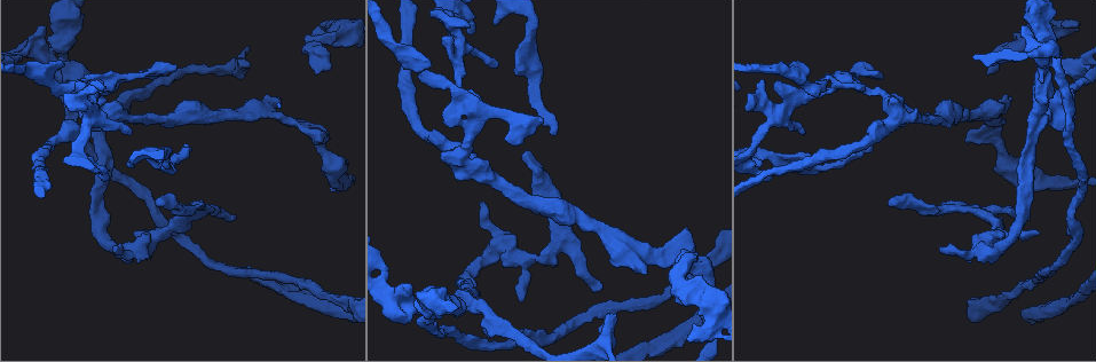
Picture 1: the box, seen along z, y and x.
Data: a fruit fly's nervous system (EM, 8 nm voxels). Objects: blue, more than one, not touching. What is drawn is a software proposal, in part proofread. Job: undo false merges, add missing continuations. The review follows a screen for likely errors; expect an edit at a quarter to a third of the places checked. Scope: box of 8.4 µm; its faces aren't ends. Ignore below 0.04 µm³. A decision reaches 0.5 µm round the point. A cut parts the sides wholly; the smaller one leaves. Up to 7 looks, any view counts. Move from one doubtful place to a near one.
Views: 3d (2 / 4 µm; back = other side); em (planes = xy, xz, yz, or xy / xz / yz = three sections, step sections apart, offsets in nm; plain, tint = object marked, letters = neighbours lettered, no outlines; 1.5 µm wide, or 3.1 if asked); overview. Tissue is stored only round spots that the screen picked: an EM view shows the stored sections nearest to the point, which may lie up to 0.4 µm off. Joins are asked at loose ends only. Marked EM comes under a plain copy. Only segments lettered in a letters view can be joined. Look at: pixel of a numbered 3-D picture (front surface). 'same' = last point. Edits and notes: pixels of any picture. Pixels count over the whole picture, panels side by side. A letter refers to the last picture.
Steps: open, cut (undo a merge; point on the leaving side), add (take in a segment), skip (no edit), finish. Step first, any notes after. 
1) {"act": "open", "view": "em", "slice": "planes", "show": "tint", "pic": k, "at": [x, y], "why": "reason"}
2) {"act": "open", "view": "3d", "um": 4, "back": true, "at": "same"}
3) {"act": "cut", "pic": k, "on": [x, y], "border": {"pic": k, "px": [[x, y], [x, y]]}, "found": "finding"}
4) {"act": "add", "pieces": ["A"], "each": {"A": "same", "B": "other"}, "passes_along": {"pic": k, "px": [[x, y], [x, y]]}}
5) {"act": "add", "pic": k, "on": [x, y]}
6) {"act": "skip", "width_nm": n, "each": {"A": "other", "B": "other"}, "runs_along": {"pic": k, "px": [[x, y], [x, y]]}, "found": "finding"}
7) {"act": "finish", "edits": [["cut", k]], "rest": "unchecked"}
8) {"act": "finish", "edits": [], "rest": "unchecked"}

{"act": "open", "view": "em", "slice": "yz", "step": 4, "show": "letters", "pic": 1, "at": [603, 287], "why": "an open end"}

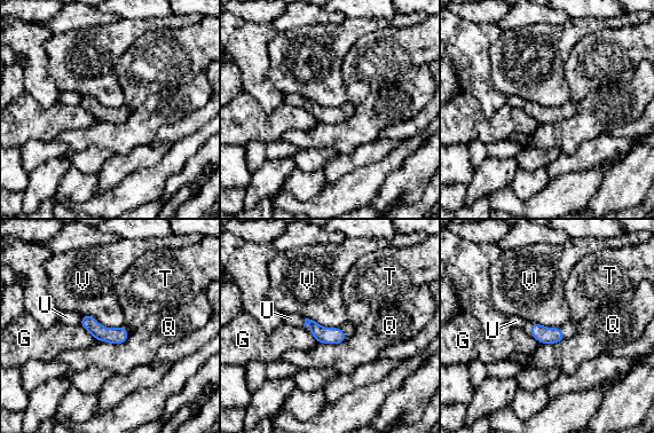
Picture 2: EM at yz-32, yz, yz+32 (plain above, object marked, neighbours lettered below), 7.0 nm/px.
{"act": "open", "view": "em", "slice": "planes", "show": "letters", "at": "same"}

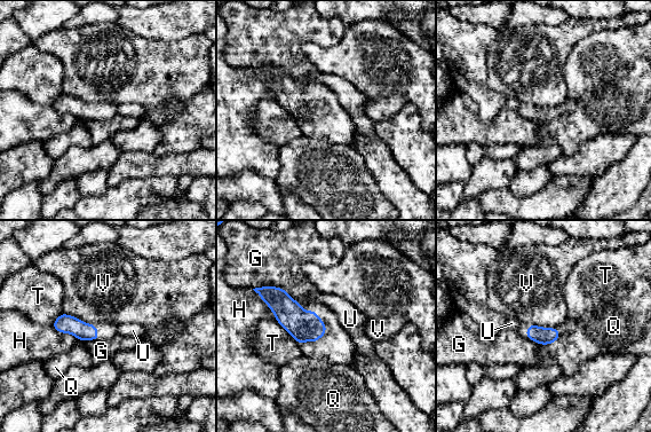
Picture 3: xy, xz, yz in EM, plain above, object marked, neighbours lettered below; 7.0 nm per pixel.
{"act": "skip", "width_nm": 100, "each": {"G": "other", "H": "other", "Q": "other", "T": "other", "U": "other", "V": "other"}, "border": {"pic": 3, "px": [[261, 285], [280, 287], [302, 304]]}, "found": "no lettered segment goes on from it"}

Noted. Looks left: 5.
{"act": "open", "view": "3d", "um": 2, "pic": 1, "at": [1062, 130], "why": "branch stops here"}

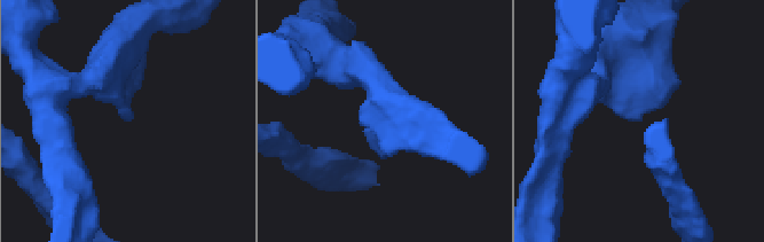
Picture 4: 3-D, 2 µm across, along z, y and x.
{"act": "open", "view": "em", "slice": "planes", "show": "letters", "pic": 4, "at": [635, 118]}

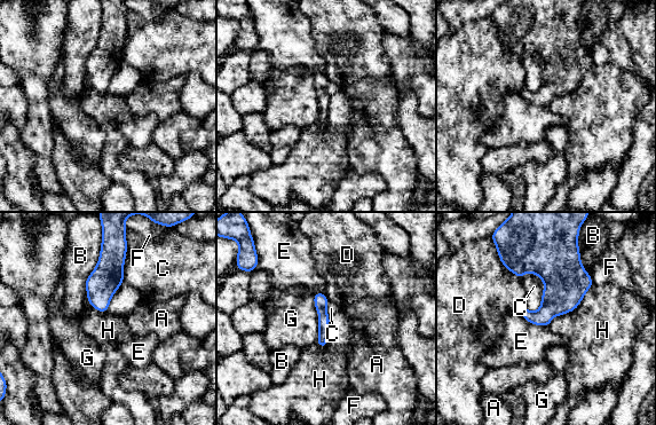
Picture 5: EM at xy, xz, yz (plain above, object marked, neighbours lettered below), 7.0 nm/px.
{"act": "skip", "longest_contact_nm": ["H", 440], "each": {"A": "other", "B": "other", "C": "other", "D": "other", "E": "other", "F": "other", "G": "other", "H": "other"}, "runs_along": {"pic": 5, "px": [[317, 294], [322, 312], [321, 344]]}, "found": "no lettered segment goes on from it"}

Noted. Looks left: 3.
{"act": "open", "view": "3d", "um": 4, "pic": 1, "at": [63, 59], "why": "looks like a crossing"}

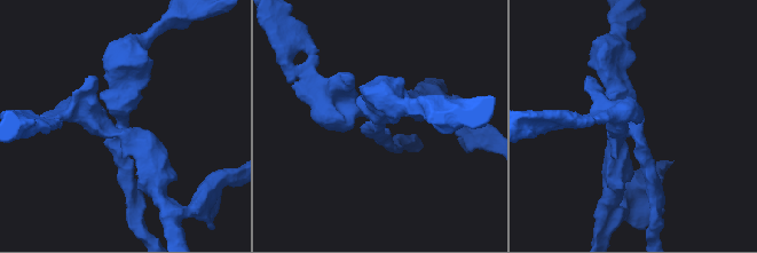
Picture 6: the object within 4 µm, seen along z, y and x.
{"act": "open", "view": "em", "slice": "yz", "step": 4, "show": "tint", "pic": 6, "at": [121, 129], "why": "shape alone is not enough"}

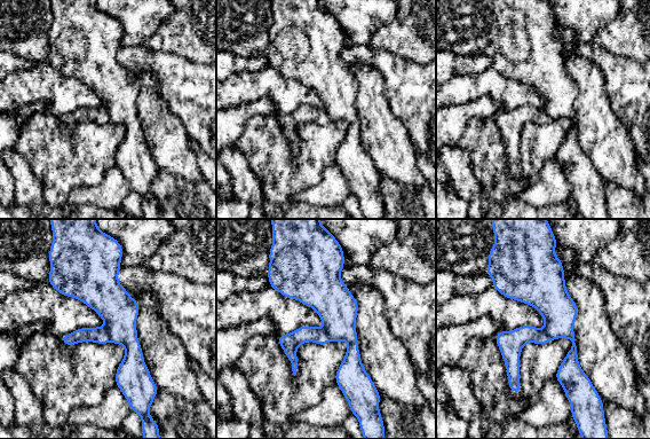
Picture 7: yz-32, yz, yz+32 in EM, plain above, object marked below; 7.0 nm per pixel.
{"act": "open", "view": "em", "slice": "planes", "show": "letters", "at": "same"}

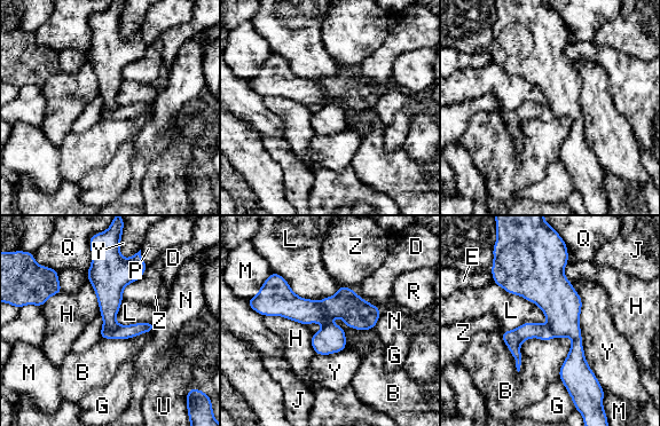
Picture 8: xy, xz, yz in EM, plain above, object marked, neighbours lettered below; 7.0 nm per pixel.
{"act": "cut", "pic": 8, "on": [109, 294], "width_nm": 160, "each": {"B": "other", "D": "other", "E": "other", "G": "other", "H": "other", "J": "other", "L": "other", "M": "other", "N": "other", "P": "other", "Q": "other", "R": "other", "U": "other", "Y": "other", "Z": "other"}, "border": {"pic": 8, "px": [[119, 325], [112, 330], [102, 328]]}, "found": "two cells meet here"}

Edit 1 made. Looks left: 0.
{"act": "finish", "edits": [["cut", 8]], "rest": "unchecked"}

